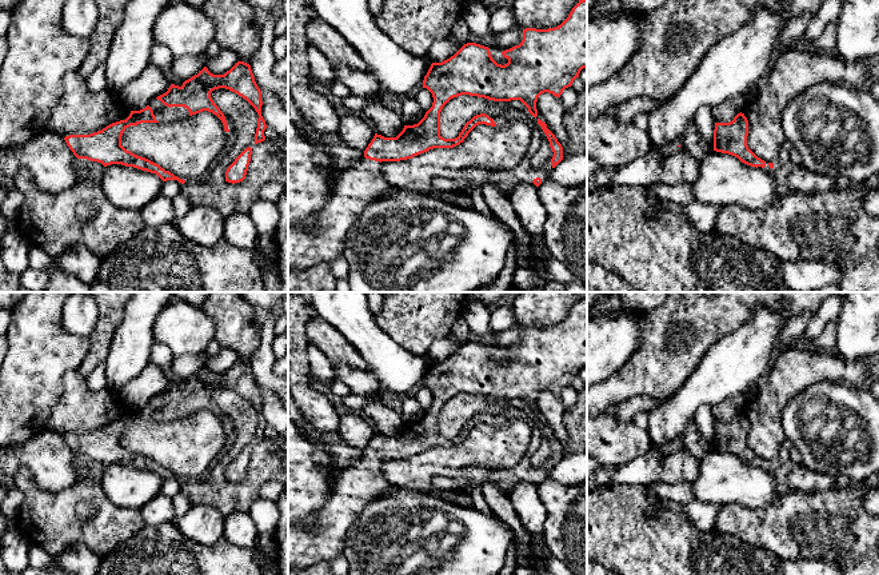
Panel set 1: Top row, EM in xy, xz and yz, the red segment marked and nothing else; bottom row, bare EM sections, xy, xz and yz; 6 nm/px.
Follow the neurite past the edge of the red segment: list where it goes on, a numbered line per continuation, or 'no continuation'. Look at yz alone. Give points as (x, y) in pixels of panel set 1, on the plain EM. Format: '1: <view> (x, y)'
1: yz (784, 451)

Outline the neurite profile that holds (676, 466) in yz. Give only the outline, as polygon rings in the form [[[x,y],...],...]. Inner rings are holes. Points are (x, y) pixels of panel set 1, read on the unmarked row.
[[[680,446],[660,458],[660,478],[663,483],[694,482],[698,474],[699,460]]]

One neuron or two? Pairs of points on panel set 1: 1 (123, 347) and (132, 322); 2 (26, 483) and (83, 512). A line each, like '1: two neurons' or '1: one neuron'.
1: one neuron
2: one neuron

